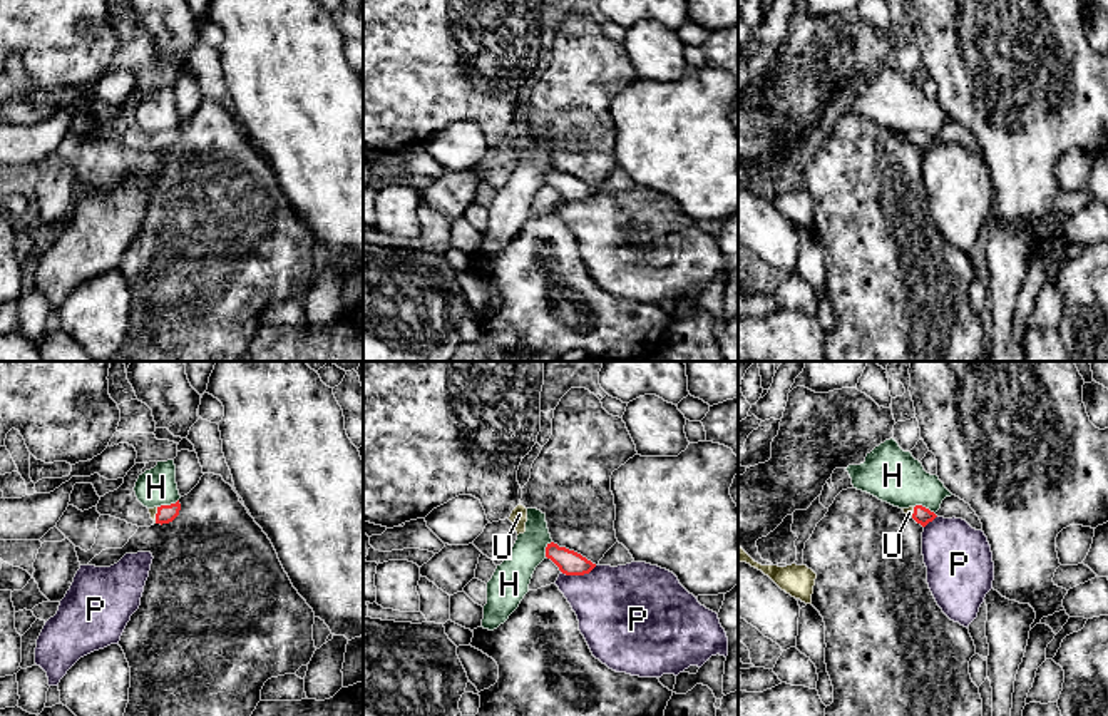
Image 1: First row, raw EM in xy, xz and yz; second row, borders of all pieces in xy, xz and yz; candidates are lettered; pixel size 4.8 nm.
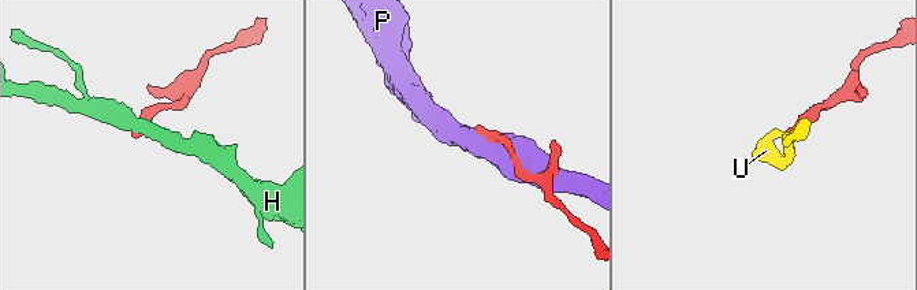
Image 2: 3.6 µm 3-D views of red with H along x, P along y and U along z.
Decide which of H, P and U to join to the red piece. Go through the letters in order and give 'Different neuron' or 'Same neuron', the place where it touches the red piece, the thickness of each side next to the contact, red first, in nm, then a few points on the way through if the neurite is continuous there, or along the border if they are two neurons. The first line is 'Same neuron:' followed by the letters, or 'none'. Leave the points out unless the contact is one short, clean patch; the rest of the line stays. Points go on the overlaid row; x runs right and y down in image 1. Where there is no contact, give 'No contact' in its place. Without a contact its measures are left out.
Same neuron: U
H: Different neuron. Touches red at xy (168, 506). Thickness 90 nm (red) against 180 nm. Boundary: xy (178, 499), (158, 507)
P: Different neuron. Touches red at xz (578, 574). Thickness 120 nm (red) against 400 nm
U: Same neuron. Touches red at xy (156, 516). Thickness 90 nm (red) against 40 nm. Path across: xy (166, 514), (156, 516), (153, 512)

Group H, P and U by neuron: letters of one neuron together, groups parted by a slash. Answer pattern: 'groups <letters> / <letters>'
groups H / P / U

